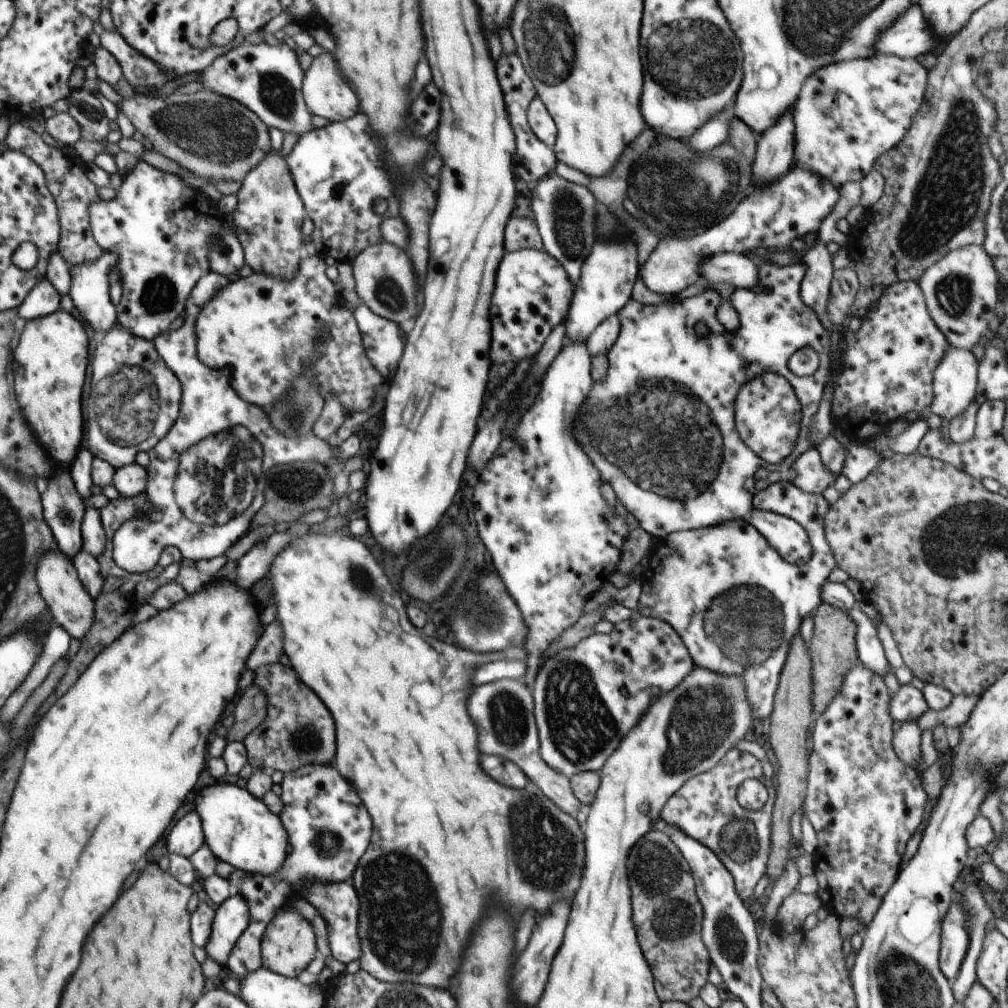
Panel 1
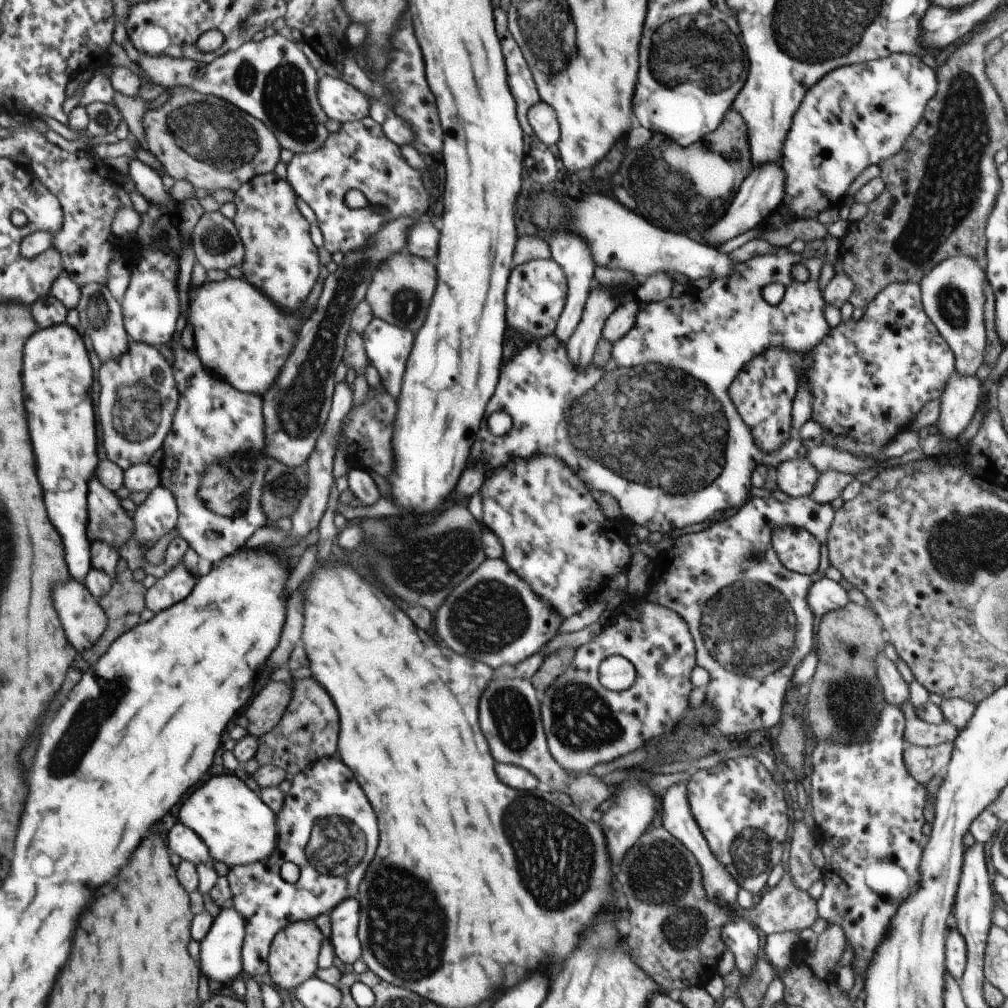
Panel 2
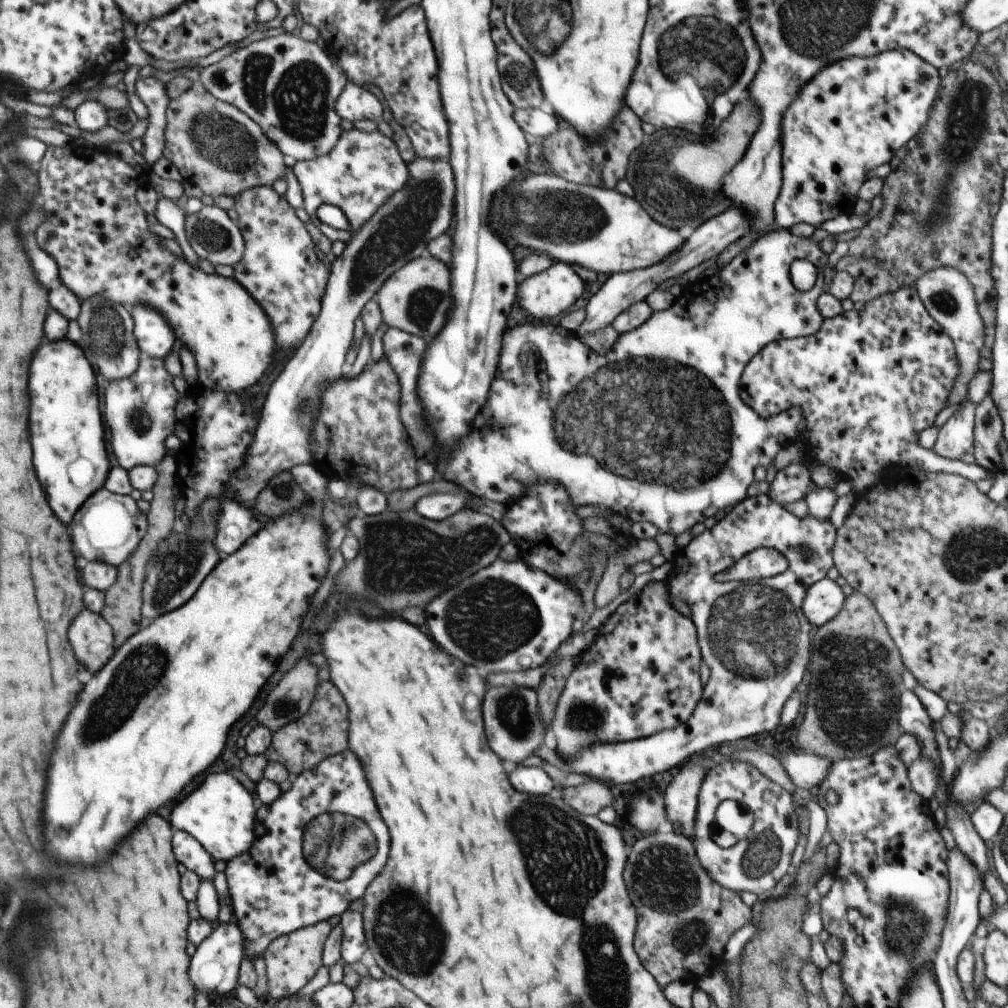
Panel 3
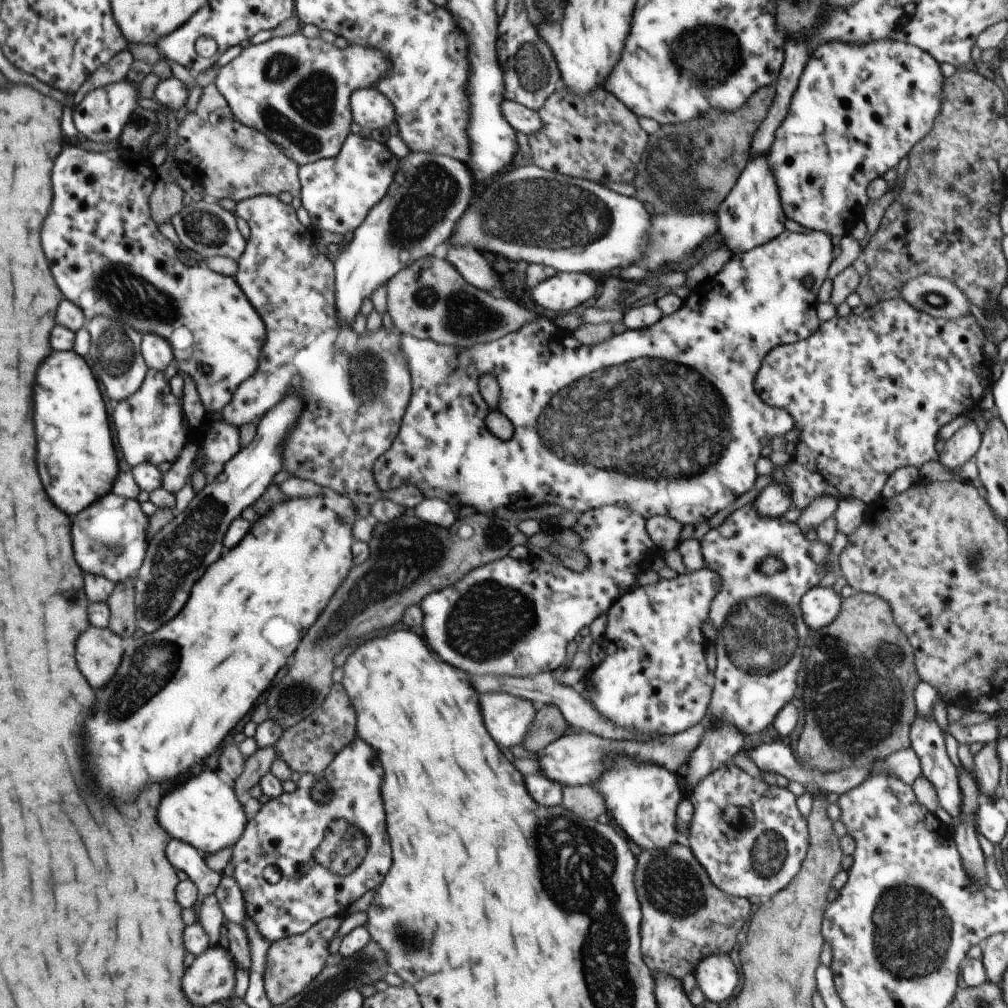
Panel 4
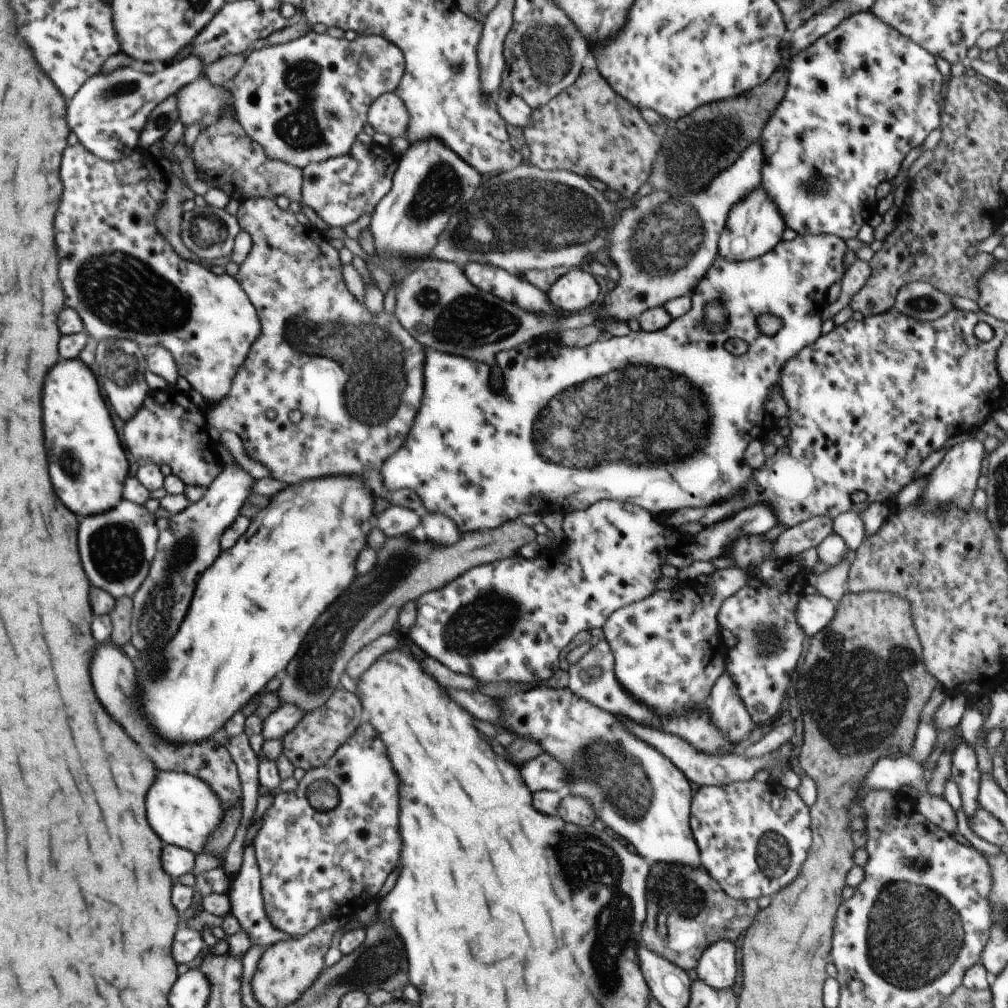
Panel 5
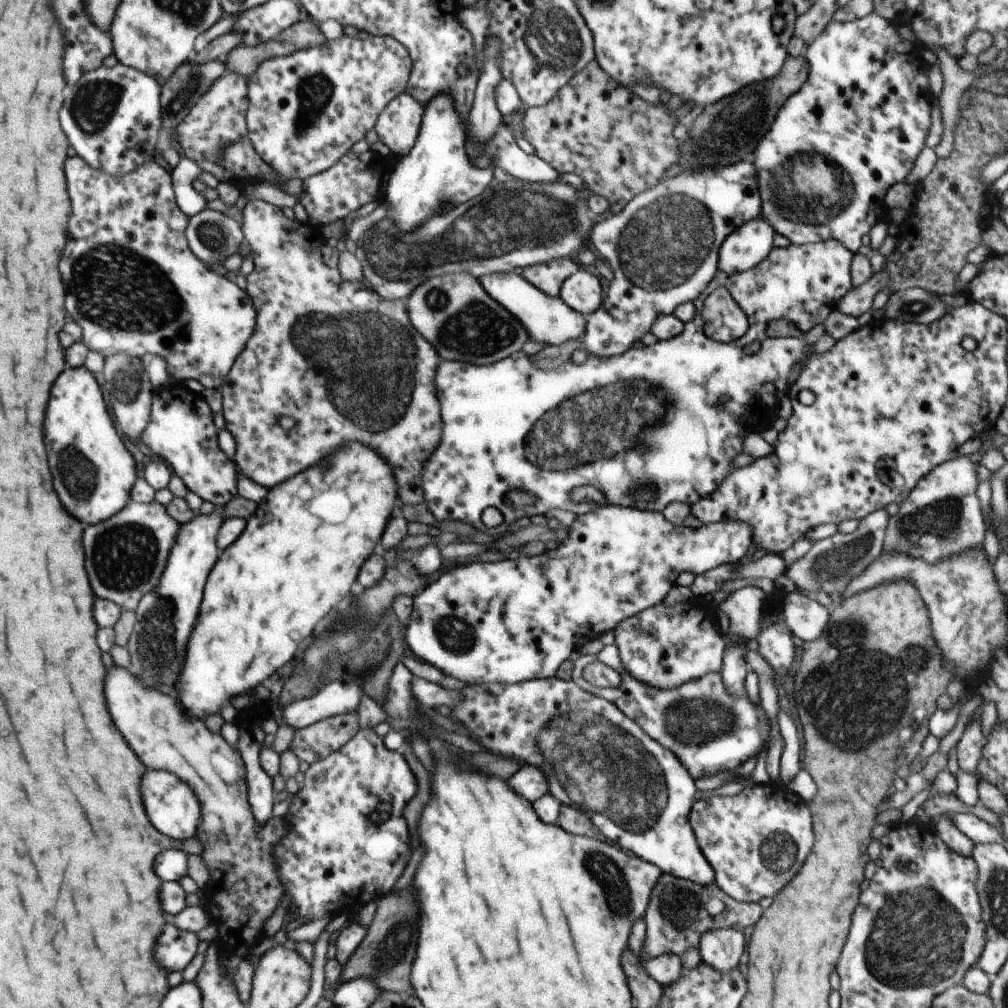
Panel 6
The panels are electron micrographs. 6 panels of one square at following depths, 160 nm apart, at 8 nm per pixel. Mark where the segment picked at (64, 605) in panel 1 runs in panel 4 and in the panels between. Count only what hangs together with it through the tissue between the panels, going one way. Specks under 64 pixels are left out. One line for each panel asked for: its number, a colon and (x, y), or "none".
2: (85, 620)
3: (92, 636)
4: (101, 651)

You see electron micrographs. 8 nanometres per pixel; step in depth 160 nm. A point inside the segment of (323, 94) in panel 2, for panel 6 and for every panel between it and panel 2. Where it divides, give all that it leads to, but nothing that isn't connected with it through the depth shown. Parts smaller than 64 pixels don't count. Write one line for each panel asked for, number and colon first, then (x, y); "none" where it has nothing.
3: (355, 102)
4: (370, 109)
5: (388, 114)
6: (398, 126)

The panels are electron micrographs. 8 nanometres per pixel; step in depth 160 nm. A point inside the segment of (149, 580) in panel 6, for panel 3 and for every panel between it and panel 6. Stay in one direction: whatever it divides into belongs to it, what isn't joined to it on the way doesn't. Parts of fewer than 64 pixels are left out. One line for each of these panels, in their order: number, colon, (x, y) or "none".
3: (110, 527)
4: (112, 539)
5: (118, 546)

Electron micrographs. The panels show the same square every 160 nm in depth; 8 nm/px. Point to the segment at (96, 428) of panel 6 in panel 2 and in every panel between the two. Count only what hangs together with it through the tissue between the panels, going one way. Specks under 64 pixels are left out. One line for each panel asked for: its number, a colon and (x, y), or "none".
2: (57, 374)
3: (70, 457)
4: (78, 465)
5: (89, 469)

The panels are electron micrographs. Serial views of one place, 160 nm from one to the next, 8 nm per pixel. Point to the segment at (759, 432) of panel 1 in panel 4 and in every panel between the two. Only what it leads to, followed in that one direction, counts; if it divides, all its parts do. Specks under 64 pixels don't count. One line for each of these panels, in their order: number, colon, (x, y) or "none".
2: (869, 378)
3: (868, 382)
4: (869, 393)

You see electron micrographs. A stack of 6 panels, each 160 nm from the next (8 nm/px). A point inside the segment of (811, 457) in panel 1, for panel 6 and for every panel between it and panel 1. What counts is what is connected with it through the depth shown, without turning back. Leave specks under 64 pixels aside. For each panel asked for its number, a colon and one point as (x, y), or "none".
2: (797, 477)
3: (791, 483)
4: (775, 500)
5: (613, 553)
6: (616, 561)

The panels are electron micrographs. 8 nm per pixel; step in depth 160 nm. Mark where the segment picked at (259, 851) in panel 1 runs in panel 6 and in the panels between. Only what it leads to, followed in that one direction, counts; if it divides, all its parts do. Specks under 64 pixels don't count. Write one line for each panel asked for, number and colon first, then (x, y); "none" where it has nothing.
2: (239, 829)
3: (220, 813)
4: (205, 812)
5: (185, 810)
6: (175, 808)

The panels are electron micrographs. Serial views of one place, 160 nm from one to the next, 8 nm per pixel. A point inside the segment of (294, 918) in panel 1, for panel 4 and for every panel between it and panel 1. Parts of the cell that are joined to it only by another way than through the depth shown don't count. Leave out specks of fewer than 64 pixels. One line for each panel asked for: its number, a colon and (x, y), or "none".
2: (293, 954)
3: (292, 960)
4: (292, 963)

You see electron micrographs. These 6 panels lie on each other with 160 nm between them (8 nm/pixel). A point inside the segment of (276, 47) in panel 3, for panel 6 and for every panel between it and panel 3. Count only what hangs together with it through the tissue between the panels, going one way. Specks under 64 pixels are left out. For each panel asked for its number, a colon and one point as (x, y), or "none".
4: (296, 90)
5: (305, 101)
6: (305, 111)

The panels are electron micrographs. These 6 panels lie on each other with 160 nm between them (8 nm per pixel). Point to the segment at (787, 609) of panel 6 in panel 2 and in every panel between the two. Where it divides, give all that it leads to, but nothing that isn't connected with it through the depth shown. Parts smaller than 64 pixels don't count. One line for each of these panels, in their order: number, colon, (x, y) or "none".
2: (825, 595)
3: (824, 599)
4: (820, 606)
5: (814, 612)

